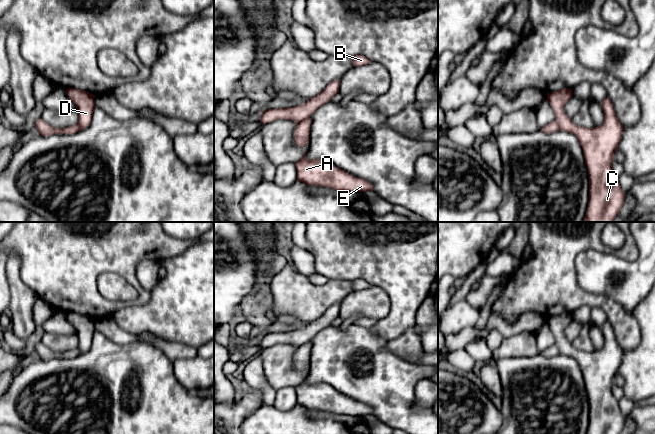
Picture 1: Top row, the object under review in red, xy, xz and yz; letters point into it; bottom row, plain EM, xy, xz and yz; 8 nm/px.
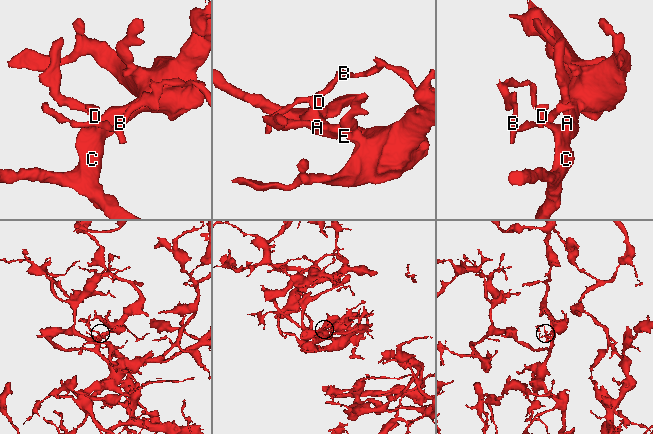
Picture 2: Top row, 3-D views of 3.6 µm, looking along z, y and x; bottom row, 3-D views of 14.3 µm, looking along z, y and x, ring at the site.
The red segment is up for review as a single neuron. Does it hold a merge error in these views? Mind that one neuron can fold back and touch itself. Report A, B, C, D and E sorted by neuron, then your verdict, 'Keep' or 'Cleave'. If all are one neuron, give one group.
Groups: A C D E / B. Cleave

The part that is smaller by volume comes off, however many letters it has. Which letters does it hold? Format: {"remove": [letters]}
{"remove": ["B"]}

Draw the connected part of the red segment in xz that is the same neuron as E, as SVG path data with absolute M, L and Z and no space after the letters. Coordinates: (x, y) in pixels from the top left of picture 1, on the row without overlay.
M307 376L295 387L298 405L306 409L327 411L341 416L373 415L373 409L370 406L337 392L328 384L308 384L306 378Z

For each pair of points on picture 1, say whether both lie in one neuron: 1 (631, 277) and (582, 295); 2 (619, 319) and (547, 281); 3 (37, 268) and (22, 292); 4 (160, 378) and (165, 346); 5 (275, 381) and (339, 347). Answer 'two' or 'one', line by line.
1: two
2: one
3: two
4: two
5: two

